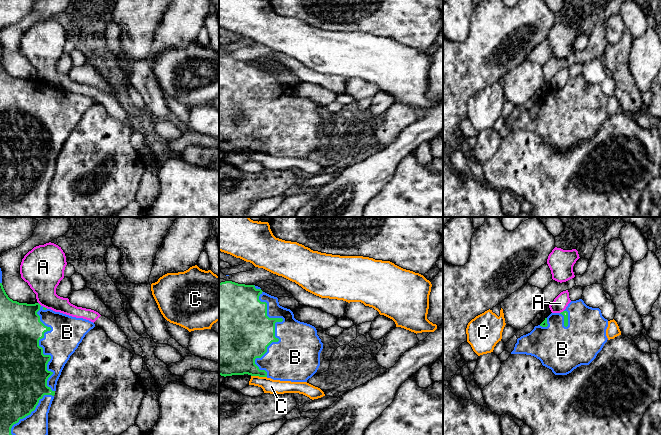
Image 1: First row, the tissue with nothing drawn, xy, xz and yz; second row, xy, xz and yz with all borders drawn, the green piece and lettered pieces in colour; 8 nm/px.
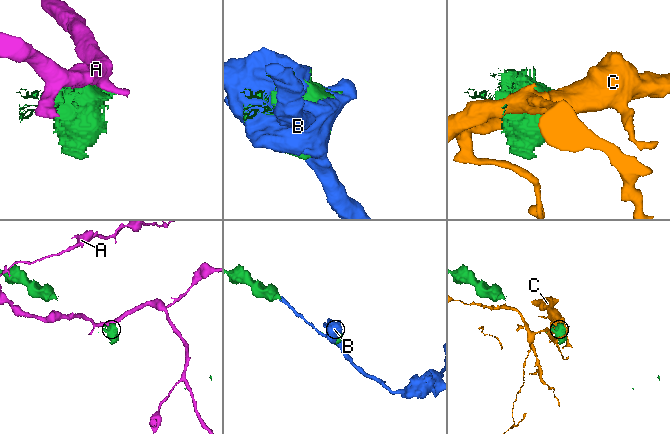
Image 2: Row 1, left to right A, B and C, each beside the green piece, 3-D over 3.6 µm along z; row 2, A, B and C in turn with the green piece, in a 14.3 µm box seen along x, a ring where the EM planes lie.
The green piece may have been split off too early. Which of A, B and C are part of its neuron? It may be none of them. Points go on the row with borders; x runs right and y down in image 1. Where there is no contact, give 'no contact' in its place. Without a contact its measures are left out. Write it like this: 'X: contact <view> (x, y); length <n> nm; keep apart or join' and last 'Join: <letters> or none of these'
A: contact yz (561, 312); length 40 nm; keep apart
B: contact xz (274, 330); length 700 nm; join
C: contact xz (259, 376); length 130 nm; keep apart
Join: B

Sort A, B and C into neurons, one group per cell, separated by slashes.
A / B / C

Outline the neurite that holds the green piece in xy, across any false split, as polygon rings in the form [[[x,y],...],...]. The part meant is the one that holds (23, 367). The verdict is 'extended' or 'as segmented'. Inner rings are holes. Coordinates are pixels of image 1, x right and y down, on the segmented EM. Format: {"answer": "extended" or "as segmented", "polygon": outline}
{"answer": "extended", "polygon": [[[0,268],[0,435],[48,435],[48,413],[57,381],[70,356],[95,324],[55,312],[39,303],[13,301],[2,285]]]}

